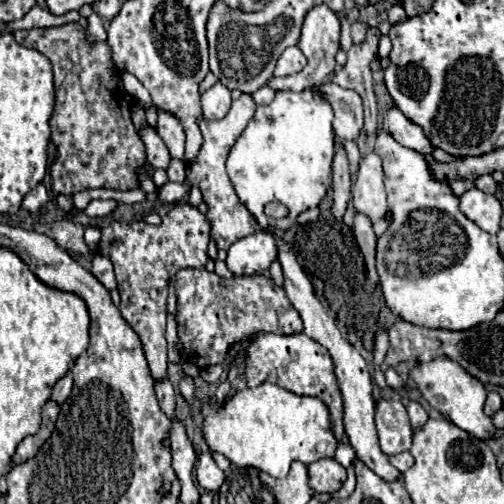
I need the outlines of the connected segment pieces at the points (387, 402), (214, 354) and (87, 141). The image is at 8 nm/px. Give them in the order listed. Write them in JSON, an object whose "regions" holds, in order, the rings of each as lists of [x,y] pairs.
{"regions":[[[[380,399],[376,405],[376,429],[380,447],[386,455],[408,451],[412,445],[412,429],[406,407],[398,399]]],[[[182,269],[176,275],[174,287],[178,299],[178,337],[184,347],[184,359],[198,369],[222,363],[234,343],[246,343],[256,331],[292,335],[304,329],[284,289],[276,287],[266,275],[224,279],[206,269]]],[[[80,23],[46,29],[22,29],[16,31],[14,37],[20,45],[40,51],[52,63],[56,107],[50,127],[52,143],[58,149],[56,163],[50,169],[54,195],[72,195],[88,187],[120,191],[136,189],[138,183],[134,171],[146,161],[146,151],[130,119],[134,101],[124,91],[120,77],[116,77],[112,69],[108,43],[88,43]]]]}

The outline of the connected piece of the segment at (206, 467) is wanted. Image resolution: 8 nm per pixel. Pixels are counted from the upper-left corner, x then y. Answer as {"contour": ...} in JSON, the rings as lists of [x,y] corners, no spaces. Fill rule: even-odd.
{"contour":[[[202,453],[198,457],[198,467],[196,467],[196,479],[206,491],[218,491],[220,485],[224,483],[224,471],[214,463],[210,453]]]}

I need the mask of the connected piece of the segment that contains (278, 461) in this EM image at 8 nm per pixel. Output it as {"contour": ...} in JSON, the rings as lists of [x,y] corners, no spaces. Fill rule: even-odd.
{"contour":[[[272,383],[238,391],[224,403],[204,399],[202,415],[204,439],[210,449],[226,455],[236,467],[256,467],[272,477],[286,477],[292,461],[310,465],[334,457],[338,447],[338,439],[332,433],[330,413],[322,399],[294,395]]]}

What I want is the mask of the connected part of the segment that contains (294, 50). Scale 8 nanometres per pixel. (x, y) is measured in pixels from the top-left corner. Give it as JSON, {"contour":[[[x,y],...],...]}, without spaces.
{"contour":[[[288,47],[288,49],[280,55],[280,59],[278,59],[278,65],[276,65],[274,75],[276,75],[276,77],[294,75],[294,73],[302,71],[304,65],[306,65],[304,53],[302,53],[298,47]]]}

